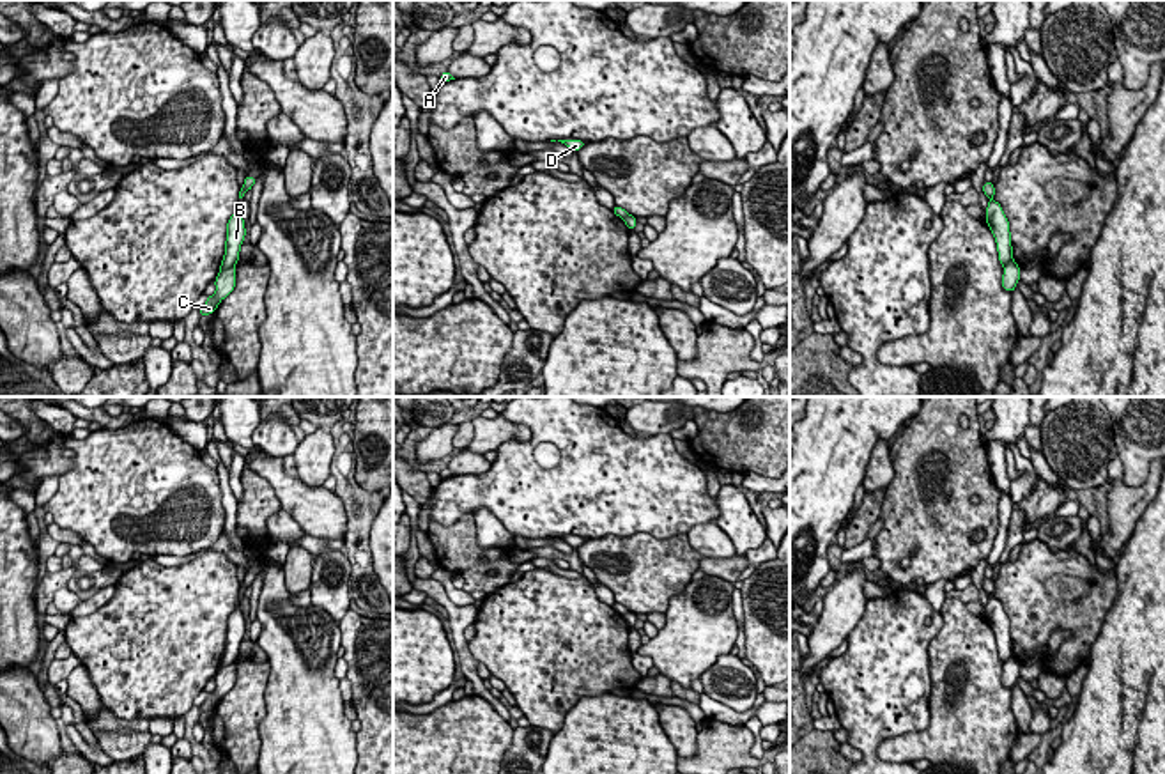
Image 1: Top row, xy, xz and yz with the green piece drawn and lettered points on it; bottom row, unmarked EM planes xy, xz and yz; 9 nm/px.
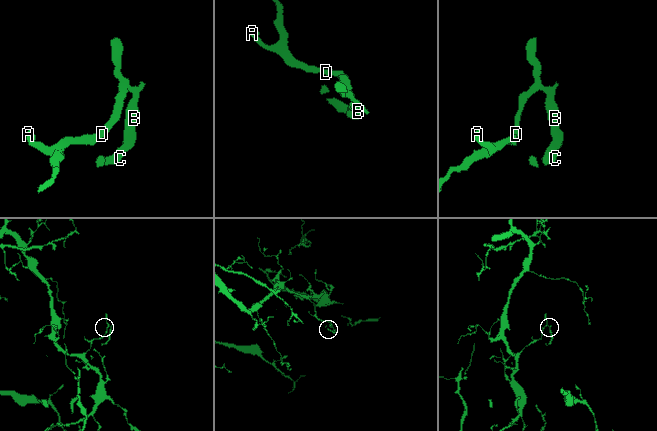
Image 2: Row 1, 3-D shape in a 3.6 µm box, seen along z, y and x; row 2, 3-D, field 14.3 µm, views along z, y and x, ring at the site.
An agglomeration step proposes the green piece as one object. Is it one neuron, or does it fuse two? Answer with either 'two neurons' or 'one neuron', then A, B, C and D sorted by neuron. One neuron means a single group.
two neurons | A B D / C

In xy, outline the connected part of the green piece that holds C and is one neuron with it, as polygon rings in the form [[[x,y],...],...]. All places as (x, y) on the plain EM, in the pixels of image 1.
[[[230,662],[228,666],[223,666],[218,670],[216,677],[216,689],[212,693],[207,693],[207,700],[198,707],[200,714],[214,710],[220,698],[225,696],[235,684],[235,662]]]

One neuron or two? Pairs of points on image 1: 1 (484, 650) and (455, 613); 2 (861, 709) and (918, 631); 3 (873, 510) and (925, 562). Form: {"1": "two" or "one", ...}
{"1": "two", "2": "one", "3": "two"}

